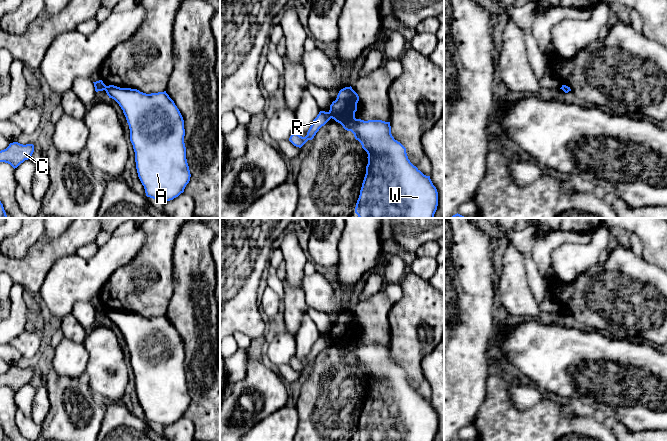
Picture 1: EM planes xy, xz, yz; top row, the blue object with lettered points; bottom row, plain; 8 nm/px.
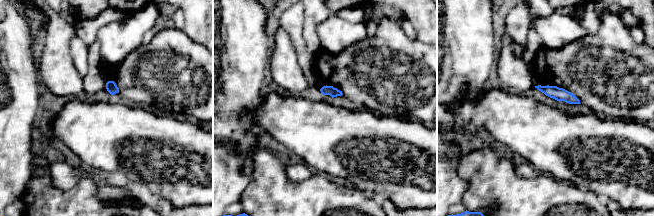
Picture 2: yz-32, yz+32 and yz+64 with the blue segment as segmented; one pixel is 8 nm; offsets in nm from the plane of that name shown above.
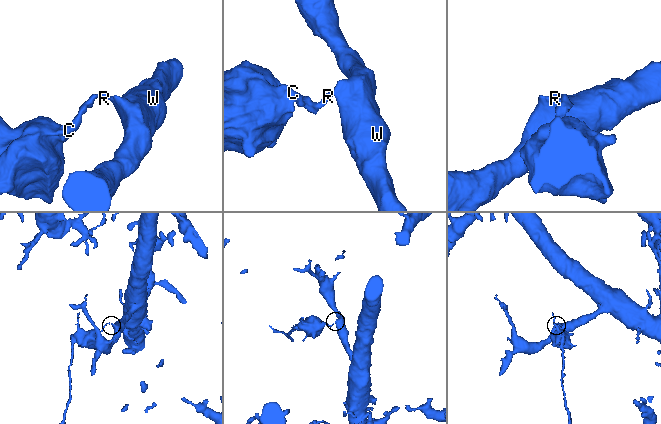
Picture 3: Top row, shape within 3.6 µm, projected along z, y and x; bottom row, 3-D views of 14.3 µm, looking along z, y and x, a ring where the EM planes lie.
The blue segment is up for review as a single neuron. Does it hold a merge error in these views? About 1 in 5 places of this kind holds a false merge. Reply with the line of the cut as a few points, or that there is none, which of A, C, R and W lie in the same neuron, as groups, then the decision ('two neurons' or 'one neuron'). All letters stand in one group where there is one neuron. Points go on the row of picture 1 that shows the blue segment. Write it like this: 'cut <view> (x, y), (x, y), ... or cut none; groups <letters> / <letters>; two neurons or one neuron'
cut xz (328, 112), (331, 117); groups A W / C R; two neurons

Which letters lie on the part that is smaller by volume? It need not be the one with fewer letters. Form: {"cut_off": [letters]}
{"cut_off": ["C", "R"]}

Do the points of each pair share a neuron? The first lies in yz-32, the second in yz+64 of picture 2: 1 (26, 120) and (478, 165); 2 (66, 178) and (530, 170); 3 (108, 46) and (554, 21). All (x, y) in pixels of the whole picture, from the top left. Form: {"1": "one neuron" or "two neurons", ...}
{"1": "two neurons", "2": "one neuron", "3": "one neuron"}

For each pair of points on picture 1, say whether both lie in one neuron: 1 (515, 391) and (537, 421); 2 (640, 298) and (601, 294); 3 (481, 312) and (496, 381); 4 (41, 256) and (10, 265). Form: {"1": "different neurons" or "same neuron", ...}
{"1": "different neurons", "2": "same neuron", "3": "different neurons", "4": "same neuron"}

